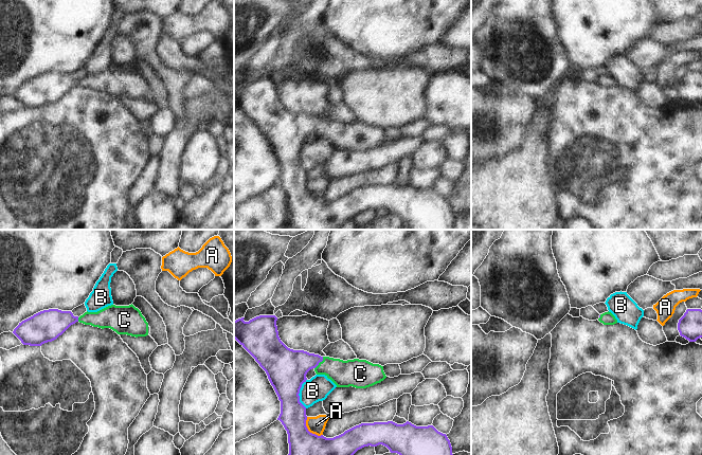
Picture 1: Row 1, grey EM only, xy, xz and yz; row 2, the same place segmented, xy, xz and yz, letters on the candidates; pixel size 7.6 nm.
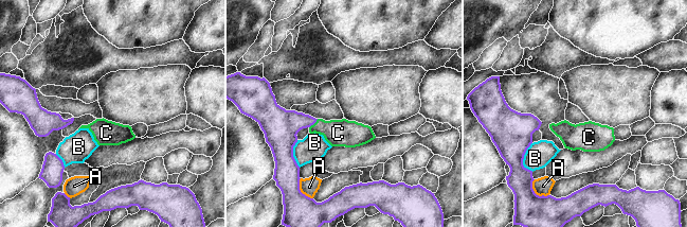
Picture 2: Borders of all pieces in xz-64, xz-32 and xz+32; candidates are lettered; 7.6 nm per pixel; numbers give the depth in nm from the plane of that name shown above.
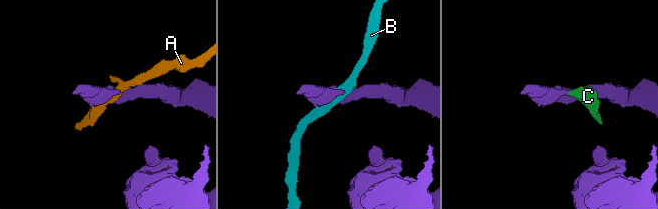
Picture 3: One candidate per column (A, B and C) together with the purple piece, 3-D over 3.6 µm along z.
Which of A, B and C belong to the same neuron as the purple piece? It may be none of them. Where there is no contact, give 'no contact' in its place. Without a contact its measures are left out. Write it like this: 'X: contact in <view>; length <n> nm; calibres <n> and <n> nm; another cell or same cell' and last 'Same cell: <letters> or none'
A: contact in xz; length 190 nm; calibres 200 and 130 nm; another cell
B: contact in xz; length 220 nm; calibres 300 and 180 nm; another cell
C: contact in xz; length 120 nm; calibres 300 and 200 nm; same cell
Same cell: C

